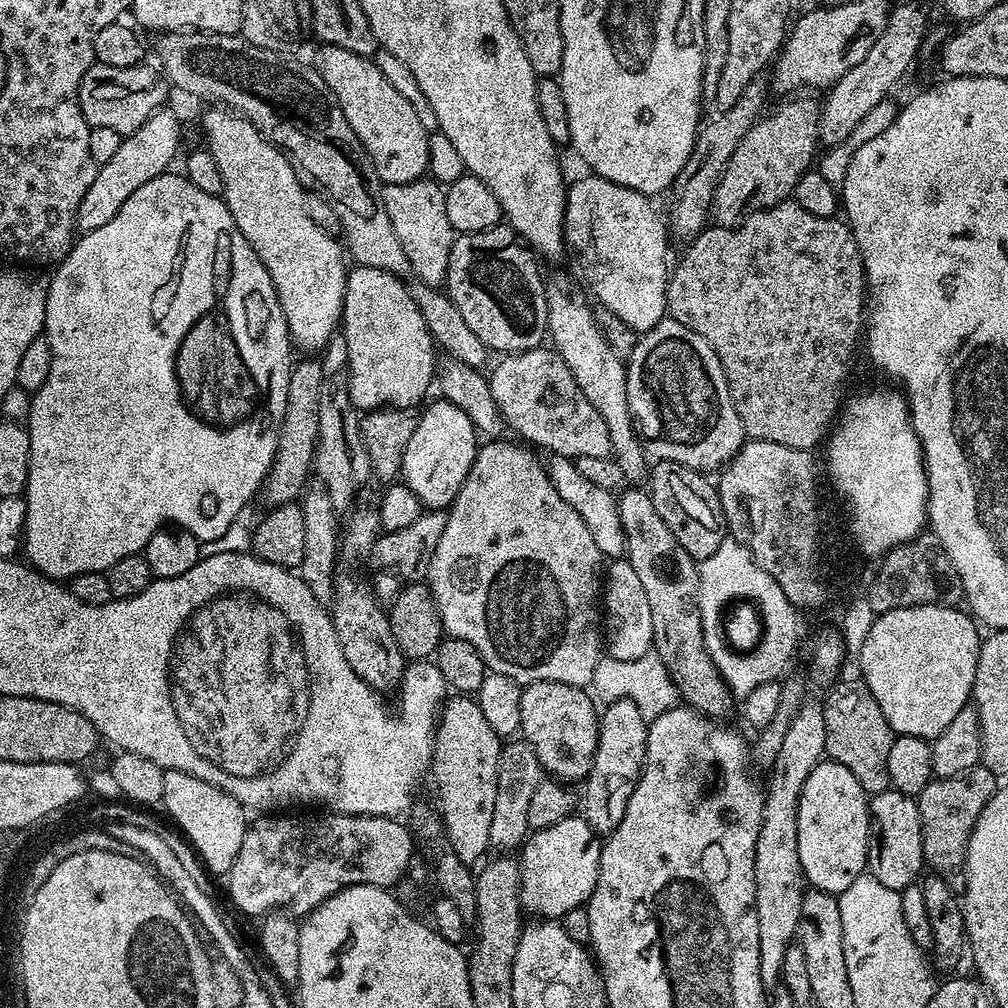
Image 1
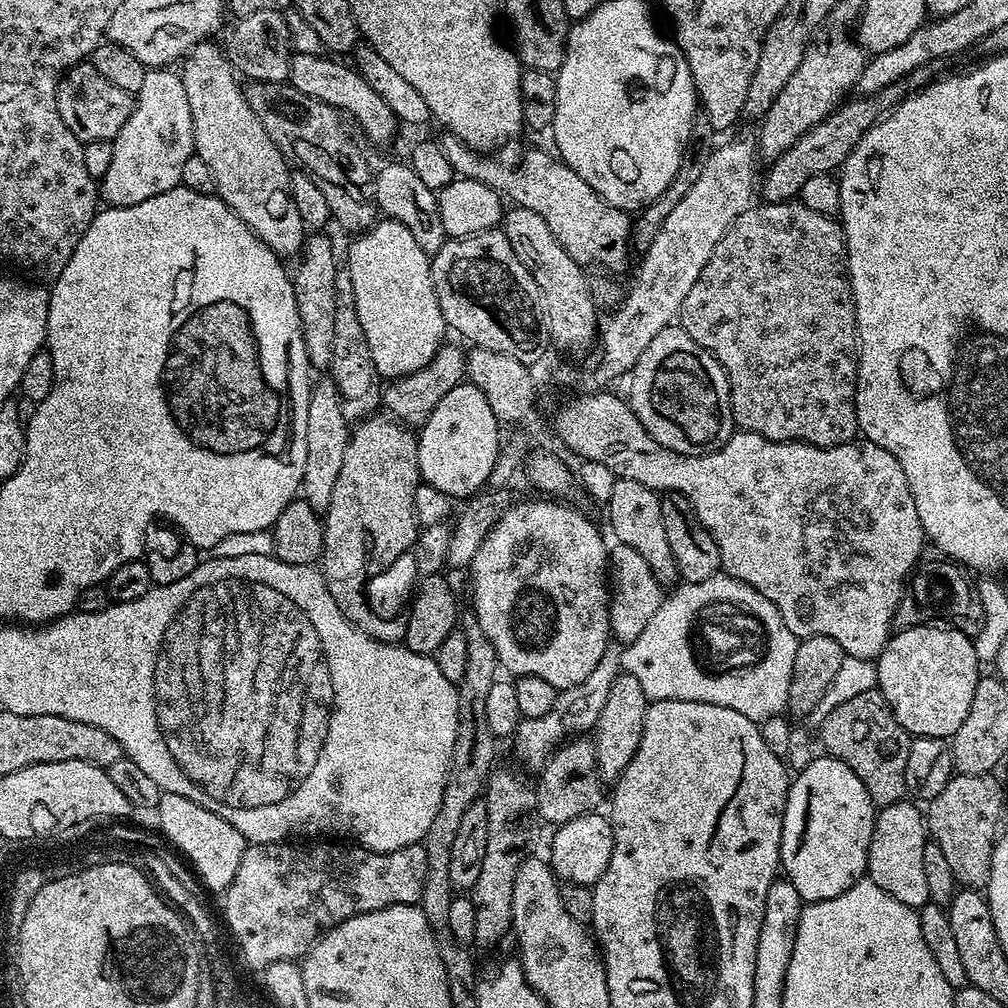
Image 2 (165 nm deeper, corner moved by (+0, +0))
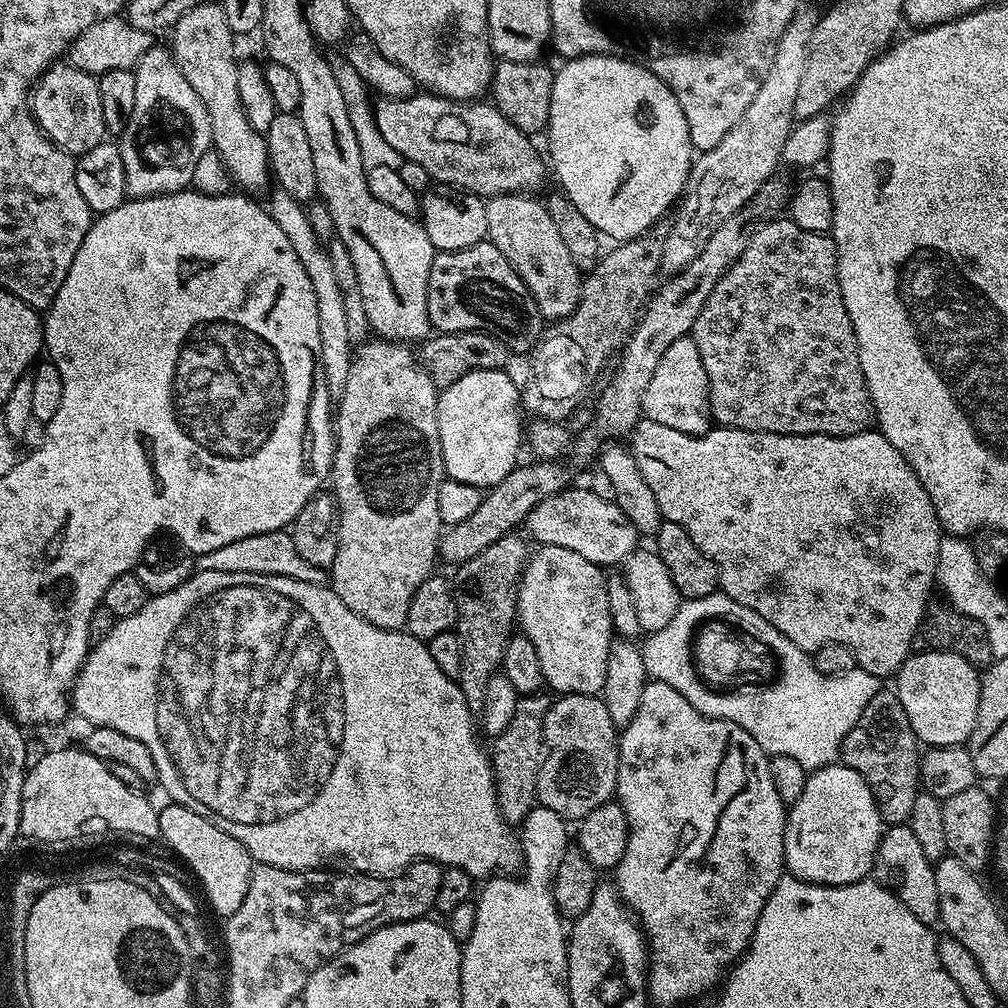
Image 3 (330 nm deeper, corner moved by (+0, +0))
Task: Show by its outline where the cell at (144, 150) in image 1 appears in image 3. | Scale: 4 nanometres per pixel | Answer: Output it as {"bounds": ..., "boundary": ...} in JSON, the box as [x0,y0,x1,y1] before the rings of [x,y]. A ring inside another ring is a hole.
{"bounds":[118,47,212,198],"boundary":[[[152,47],[152,49],[150,49],[149,52],[138,61],[134,71],[136,73],[134,114],[130,114],[130,122],[118,140],[120,153],[122,154],[122,166],[126,170],[126,186],[128,187],[127,195],[132,198],[143,198],[145,196],[166,196],[170,192],[185,191],[185,189],[191,185],[192,179],[194,178],[194,165],[202,159],[202,154],[206,154],[212,148],[212,131],[210,130],[210,118],[206,114],[206,106],[202,106],[202,98],[198,98],[198,94],[194,94],[194,86],[190,86],[190,82],[186,82],[182,70],[176,64],[175,58],[167,47]]]}

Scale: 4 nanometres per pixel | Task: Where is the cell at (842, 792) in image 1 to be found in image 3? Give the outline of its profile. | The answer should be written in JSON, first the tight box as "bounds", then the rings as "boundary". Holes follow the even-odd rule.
{"bounds":[784,762,882,888],"boundary":[[[843,762],[828,764],[809,775],[802,795],[787,809],[784,822],[784,867],[791,875],[808,884],[825,884],[831,888],[853,884],[872,872],[881,835],[882,821],[870,794],[870,786],[866,786],[862,774],[847,768]]]}

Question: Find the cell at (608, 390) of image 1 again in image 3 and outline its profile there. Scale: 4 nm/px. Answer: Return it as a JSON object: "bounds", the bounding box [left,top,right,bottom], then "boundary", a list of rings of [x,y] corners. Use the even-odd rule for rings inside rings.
{"bounds":[486,194,582,322],"boundary":[[[509,194],[491,197],[486,203],[487,239],[514,266],[522,282],[530,290],[545,321],[555,322],[569,316],[578,306],[582,273],[574,266],[570,250],[566,250],[558,226],[554,226],[543,199],[535,200],[532,194]]]}

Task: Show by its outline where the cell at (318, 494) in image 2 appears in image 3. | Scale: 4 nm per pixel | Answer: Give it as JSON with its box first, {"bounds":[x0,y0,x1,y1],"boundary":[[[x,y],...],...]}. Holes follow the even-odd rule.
{"bounds":[266,190,354,397],"boundary":[[[276,190],[269,200],[266,200],[266,207],[270,218],[282,226],[282,234],[294,246],[294,254],[306,266],[306,274],[310,278],[310,286],[314,286],[314,298],[318,301],[318,338],[322,342],[322,368],[326,370],[326,382],[333,397],[340,397],[346,386],[346,378],[350,374],[354,346],[350,342],[347,333],[346,305],[342,302],[342,289],[338,286],[337,275],[334,274],[334,262],[330,258],[325,241],[314,234],[314,228],[310,226],[310,218],[305,205],[300,204],[290,194]]]}

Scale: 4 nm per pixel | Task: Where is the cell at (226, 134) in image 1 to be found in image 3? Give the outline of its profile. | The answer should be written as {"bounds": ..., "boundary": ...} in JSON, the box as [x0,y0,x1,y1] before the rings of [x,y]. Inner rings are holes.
{"bounds":[170,2,270,194],"boundary":[[[201,2],[194,6],[194,10],[178,18],[170,36],[170,51],[176,64],[182,70],[186,82],[194,86],[194,94],[202,98],[202,106],[206,106],[212,131],[212,148],[220,155],[222,162],[226,162],[226,170],[233,185],[245,193],[256,194],[270,180],[268,151],[263,132],[254,130],[254,126],[246,122],[246,114],[238,98],[238,60],[235,60],[237,41],[230,26],[226,26],[226,14],[222,14],[219,3]]]}

